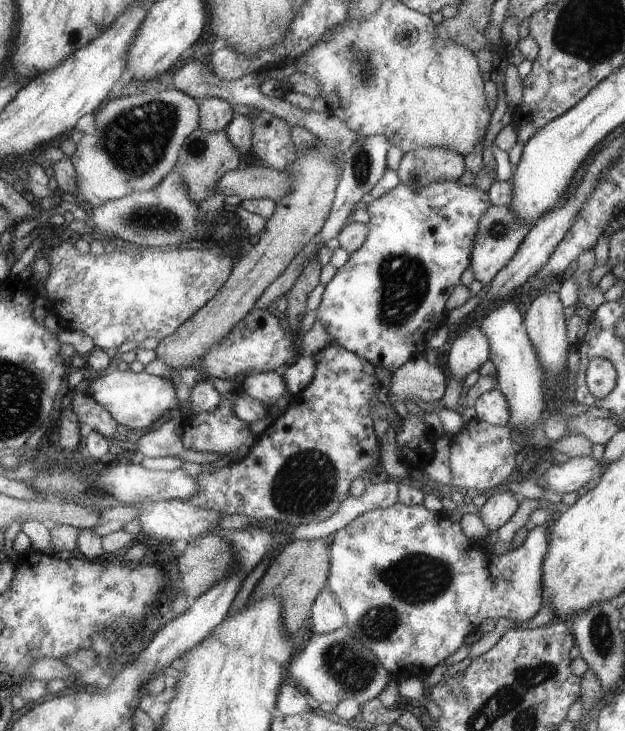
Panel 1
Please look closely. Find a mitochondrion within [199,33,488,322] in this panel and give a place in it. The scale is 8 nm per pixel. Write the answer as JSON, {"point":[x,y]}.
{"point":[363,66]}

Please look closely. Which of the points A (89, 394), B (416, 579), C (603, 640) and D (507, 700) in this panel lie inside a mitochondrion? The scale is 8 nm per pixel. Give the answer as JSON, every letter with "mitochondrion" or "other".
{"A":"other","B":"mitochondrion","C":"mitochondrion","D":"mitochondrion"}

